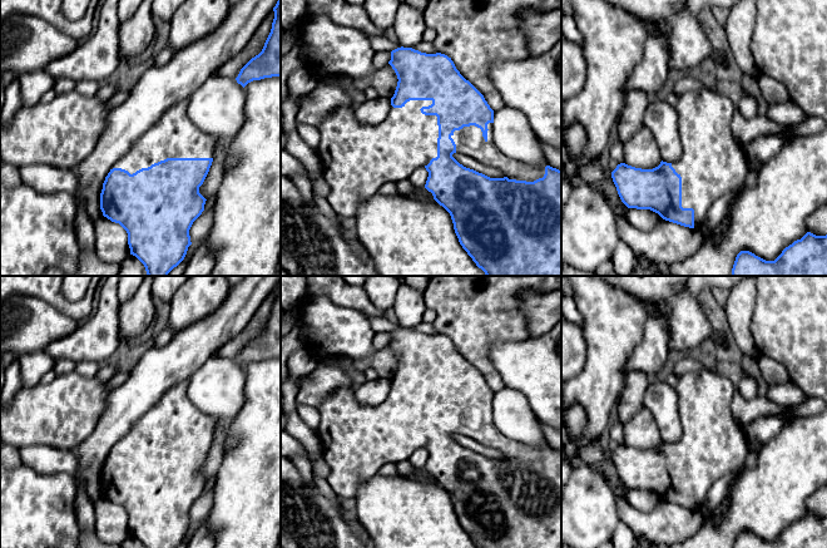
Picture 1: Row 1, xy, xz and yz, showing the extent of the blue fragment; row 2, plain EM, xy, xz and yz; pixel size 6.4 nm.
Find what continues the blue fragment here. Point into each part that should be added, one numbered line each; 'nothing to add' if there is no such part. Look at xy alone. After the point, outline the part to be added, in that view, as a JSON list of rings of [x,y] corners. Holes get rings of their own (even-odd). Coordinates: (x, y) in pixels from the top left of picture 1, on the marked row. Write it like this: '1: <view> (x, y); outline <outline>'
1: xy (173, 136); outline [[[188,99],[170,107],[112,169],[122,168],[133,174],[167,158],[213,158],[214,137],[192,123],[187,108]]]

